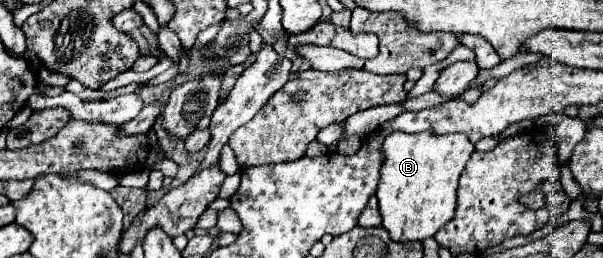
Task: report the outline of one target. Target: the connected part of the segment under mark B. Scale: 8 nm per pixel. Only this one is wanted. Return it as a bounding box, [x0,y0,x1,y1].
[377,132,475,240]

